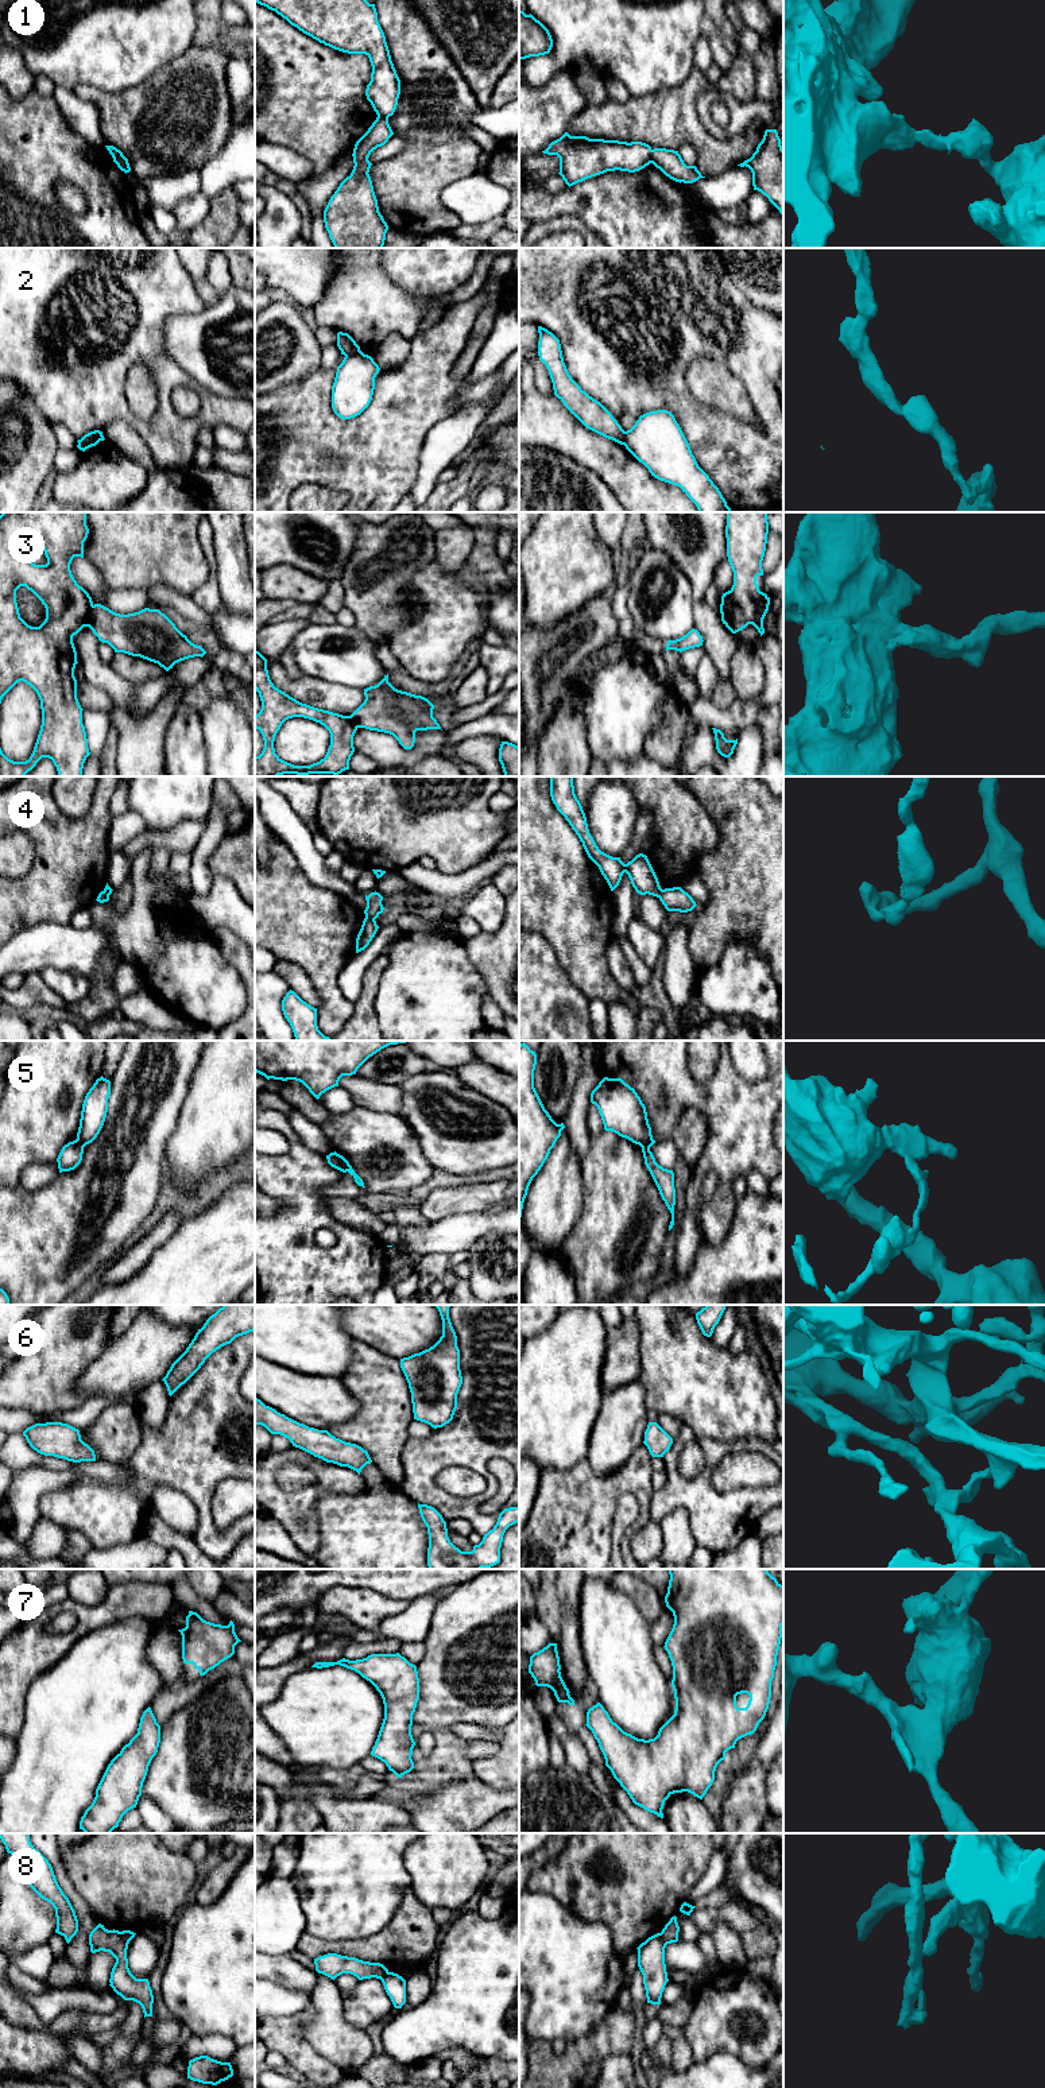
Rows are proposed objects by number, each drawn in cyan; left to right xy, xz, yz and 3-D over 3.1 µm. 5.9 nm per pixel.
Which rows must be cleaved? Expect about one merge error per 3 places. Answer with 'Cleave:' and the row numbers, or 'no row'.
Cleave: 1, 2, 3, 4, 5, 8

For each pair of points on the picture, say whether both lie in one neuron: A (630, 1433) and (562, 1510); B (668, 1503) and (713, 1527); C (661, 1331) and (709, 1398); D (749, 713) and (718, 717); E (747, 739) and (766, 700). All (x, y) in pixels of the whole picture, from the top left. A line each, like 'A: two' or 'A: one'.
A: two
B: one
C: one
D: one
E: two

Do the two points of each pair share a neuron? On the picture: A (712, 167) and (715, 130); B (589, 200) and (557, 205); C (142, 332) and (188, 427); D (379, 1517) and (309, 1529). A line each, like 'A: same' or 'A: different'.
A: different
B: same
C: same
D: different

